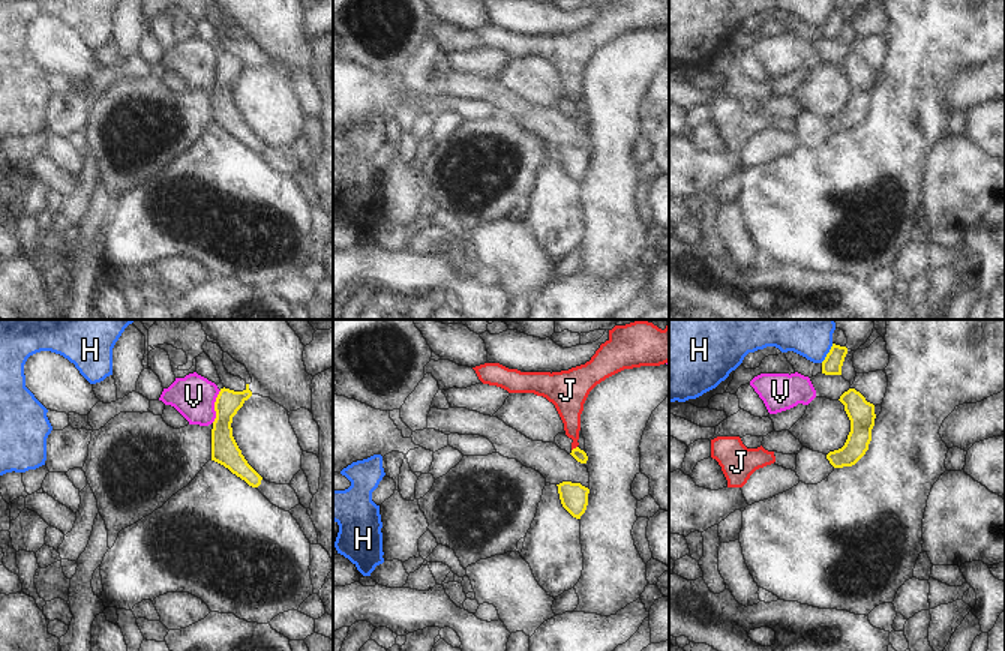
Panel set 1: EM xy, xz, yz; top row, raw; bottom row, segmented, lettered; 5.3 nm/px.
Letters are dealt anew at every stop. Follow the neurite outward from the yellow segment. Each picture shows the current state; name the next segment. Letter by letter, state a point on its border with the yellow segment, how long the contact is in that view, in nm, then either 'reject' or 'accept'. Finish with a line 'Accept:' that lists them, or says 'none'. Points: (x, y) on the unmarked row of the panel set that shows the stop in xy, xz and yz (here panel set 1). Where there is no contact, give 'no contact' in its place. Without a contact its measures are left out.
H: contact yz (828, 17); length 120 nm; reject
J: contact xz (573, 113); length 40 nm; accept
V: contact xy (215, 71); length 180 nm; reject
Accept: J

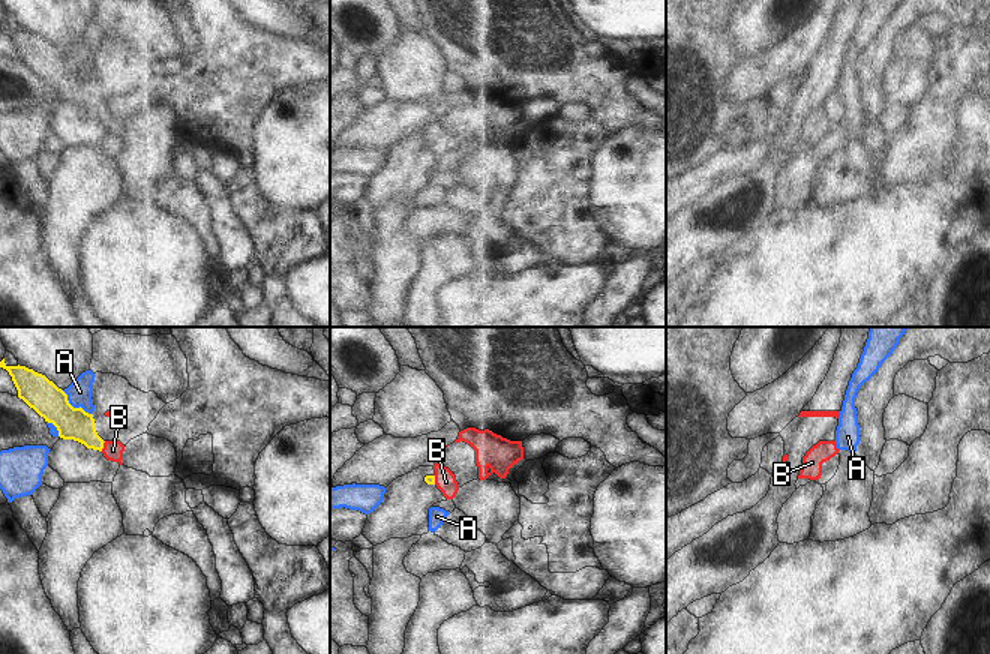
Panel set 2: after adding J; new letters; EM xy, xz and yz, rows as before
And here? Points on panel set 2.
A: contact xy (75, 72); length 220 nm; reject
B: contact xy (102, 110); length 60 nm; accept
Accept: B

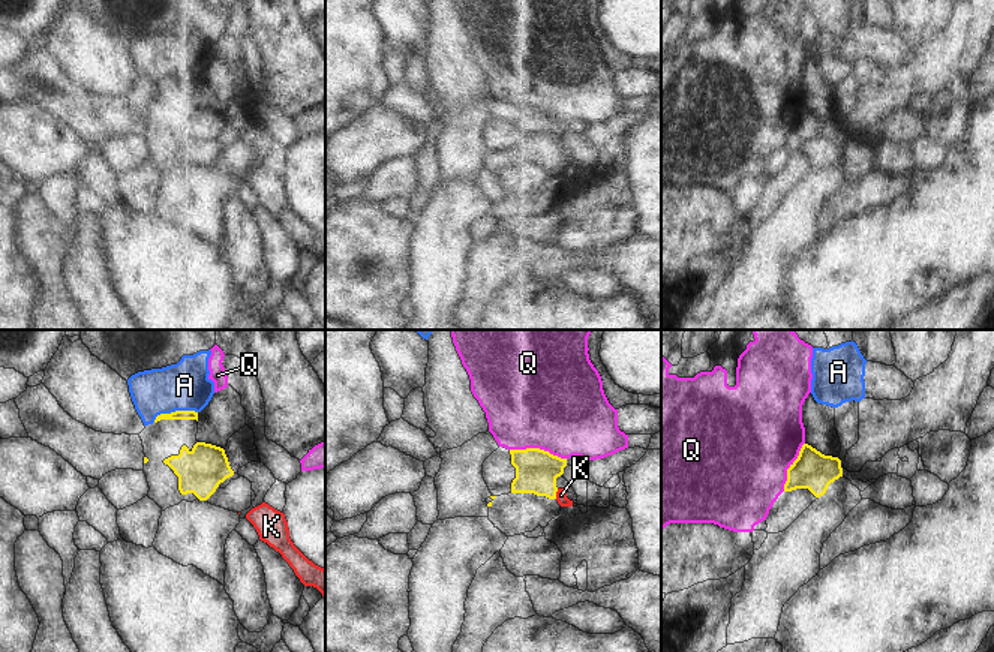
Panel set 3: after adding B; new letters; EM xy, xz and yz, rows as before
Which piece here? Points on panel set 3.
A: contact xy (176, 75); length 240 nm; reject
K: contact xz (555, 158); length 60 nm; accept
Q: contact xz (538, 113); length 300 nm; reject
Accept: K

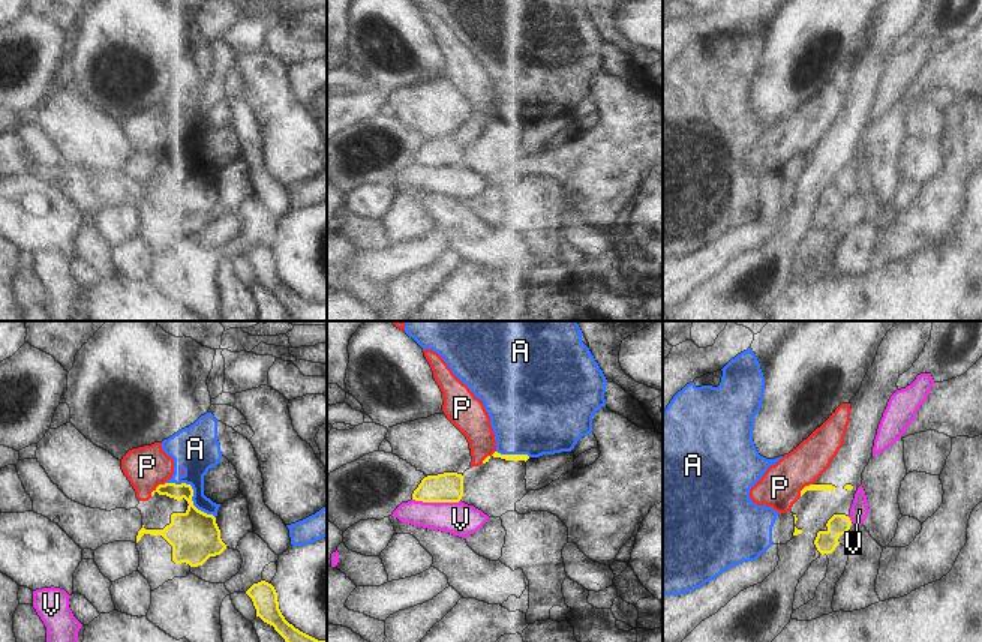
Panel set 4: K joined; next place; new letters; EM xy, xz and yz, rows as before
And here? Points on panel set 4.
A: contact xy (192, 158); length 320 nm; reject
P: contact xy (156, 152); length 120 nm; reject
V: contact xz (437, 165); length 260 nm; reject
Accept: none

